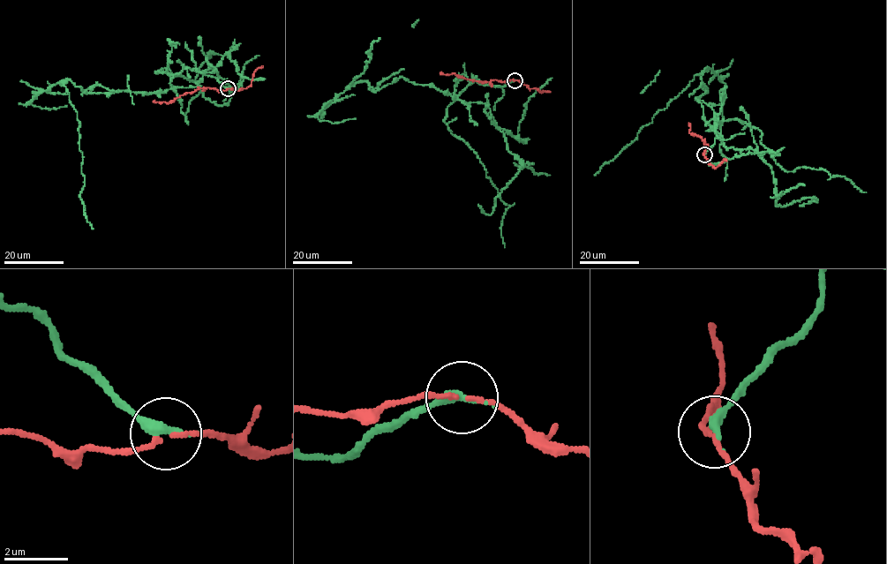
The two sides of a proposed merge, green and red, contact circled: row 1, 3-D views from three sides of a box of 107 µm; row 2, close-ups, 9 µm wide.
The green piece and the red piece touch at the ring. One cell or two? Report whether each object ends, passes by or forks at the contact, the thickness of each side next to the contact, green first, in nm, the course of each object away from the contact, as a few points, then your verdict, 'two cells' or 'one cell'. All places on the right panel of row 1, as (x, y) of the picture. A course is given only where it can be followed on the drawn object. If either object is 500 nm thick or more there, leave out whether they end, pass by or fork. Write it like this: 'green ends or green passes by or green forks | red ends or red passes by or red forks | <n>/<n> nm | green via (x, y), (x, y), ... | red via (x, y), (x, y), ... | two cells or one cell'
green ends | red passes by | 340/110 nm | green via (704, 155), (714, 142), (714, 118), (721, 134), (695, 98), (706, 91), (700, 76), (705, 69), (593, 175) | red via (704, 155), (704, 140), (690, 133), (688, 123) | two cells

